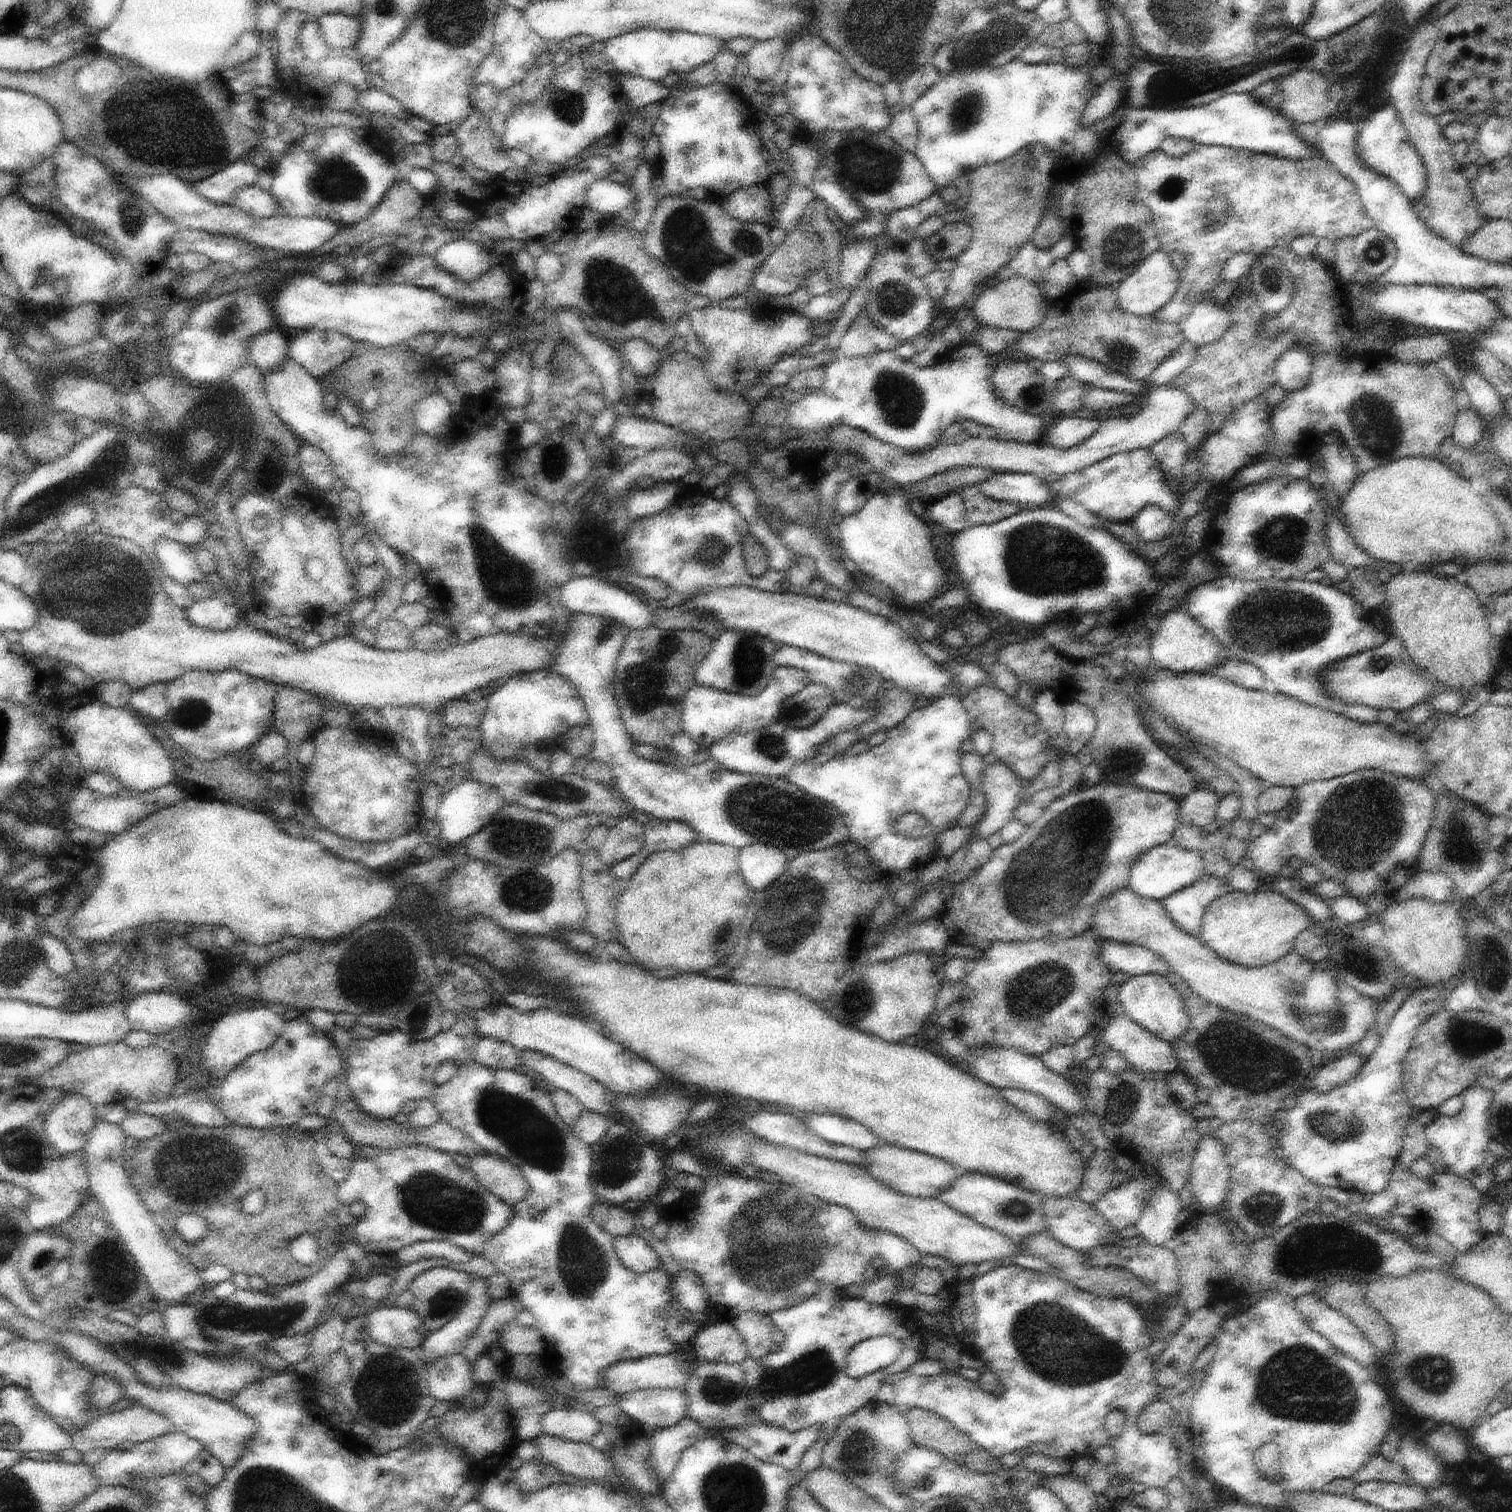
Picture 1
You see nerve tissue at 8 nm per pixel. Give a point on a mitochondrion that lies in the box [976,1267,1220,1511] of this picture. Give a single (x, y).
(1057, 1344)

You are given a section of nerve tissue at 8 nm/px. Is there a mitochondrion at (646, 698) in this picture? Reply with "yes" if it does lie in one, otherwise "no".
yes

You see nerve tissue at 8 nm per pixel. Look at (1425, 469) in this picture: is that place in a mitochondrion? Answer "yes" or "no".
no

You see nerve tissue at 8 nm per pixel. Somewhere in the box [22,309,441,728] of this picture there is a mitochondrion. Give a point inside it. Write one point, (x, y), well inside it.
(83, 591)

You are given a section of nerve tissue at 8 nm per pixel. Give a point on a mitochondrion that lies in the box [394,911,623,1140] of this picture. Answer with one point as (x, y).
(423, 1018)

